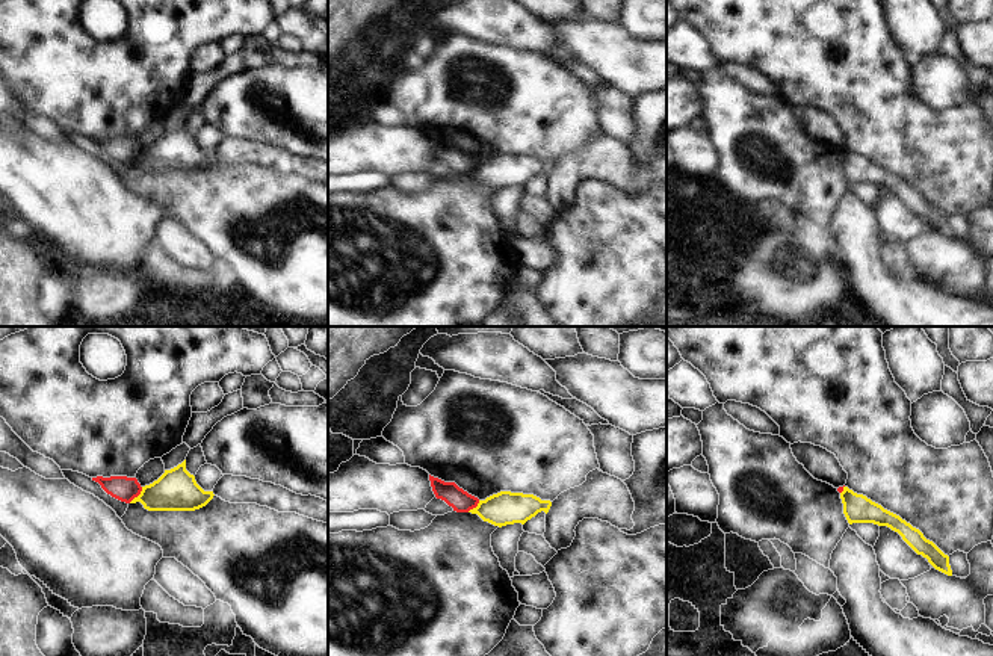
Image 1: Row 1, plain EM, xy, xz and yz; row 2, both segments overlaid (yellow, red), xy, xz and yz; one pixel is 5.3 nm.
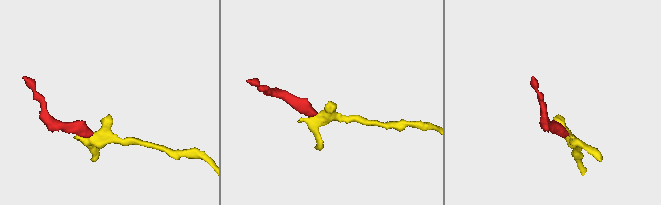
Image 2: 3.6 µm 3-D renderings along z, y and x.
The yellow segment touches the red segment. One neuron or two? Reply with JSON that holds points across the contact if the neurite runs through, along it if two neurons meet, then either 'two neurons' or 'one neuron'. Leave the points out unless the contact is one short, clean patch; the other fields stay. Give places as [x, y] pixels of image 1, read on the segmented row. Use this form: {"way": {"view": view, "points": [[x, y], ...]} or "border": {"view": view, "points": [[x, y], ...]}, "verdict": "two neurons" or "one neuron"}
{"border": {"view": "xy", "points": [[142, 487], [129, 502]]}, "verdict": "two neurons"}

